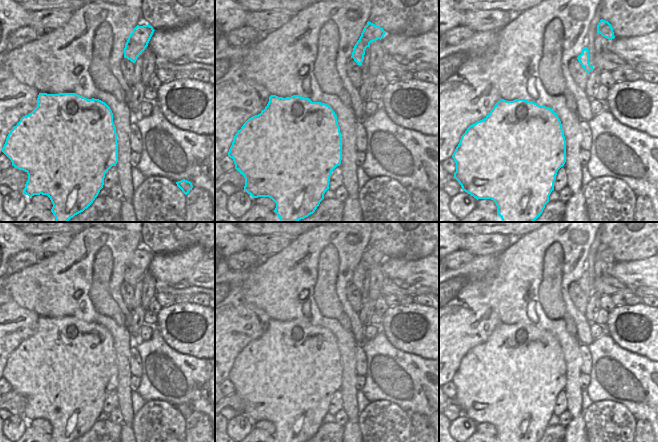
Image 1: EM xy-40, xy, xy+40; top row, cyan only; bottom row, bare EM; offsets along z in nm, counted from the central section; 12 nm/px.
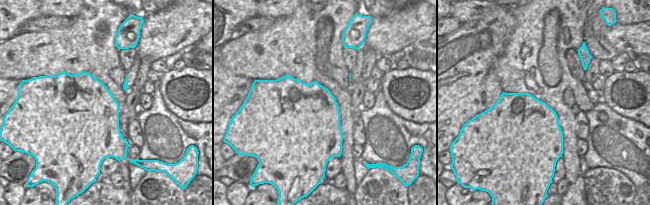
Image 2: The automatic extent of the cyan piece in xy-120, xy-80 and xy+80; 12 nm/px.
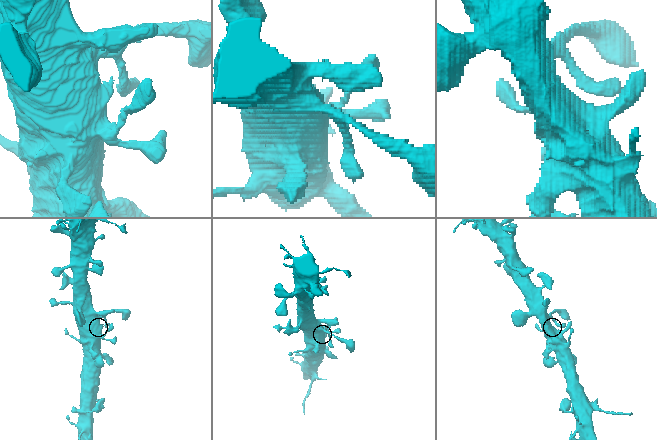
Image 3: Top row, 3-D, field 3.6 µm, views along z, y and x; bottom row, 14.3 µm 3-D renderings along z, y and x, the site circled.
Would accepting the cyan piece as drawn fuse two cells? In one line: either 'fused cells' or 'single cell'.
single cell

